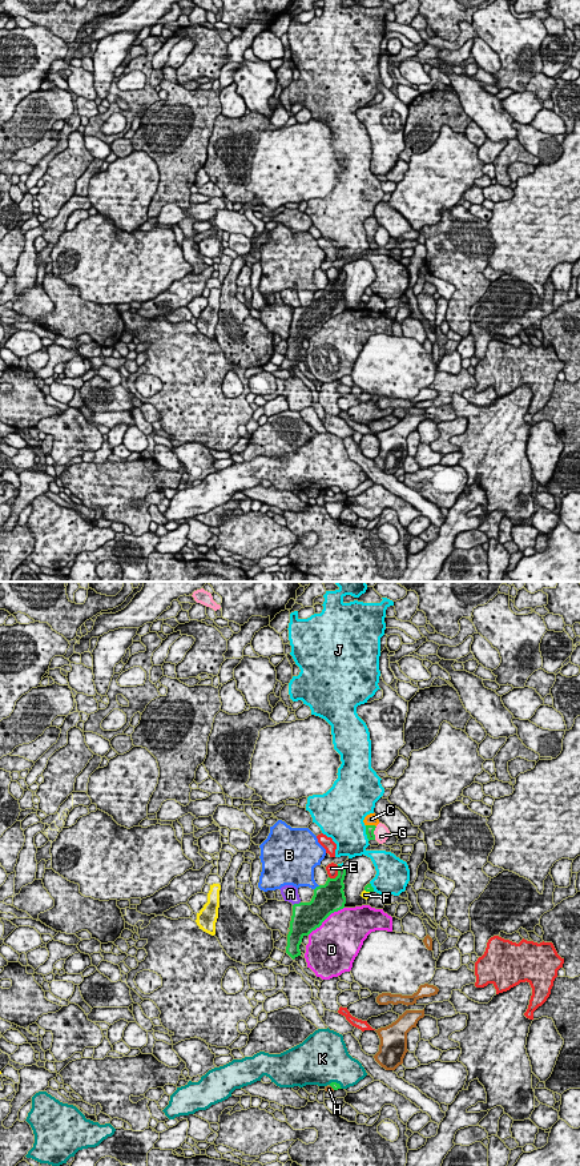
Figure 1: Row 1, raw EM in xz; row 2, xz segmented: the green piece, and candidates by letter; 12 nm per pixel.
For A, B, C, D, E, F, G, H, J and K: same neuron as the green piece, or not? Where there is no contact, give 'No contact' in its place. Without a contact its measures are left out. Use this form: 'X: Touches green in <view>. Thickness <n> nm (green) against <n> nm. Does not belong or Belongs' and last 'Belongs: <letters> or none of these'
A: Touches green in xz. Thickness 360 nm (green) against 190 nm. Does not belong
B: Touches green in xz. Thickness 360 nm (green) against 320 nm. Does not belong
C: Touches green in xz. Thickness 100 nm (green) against 140 nm. Belongs
D: Touches green in xz. Thickness 360 nm (green) against 500 nm. Does not belong
E: Touches green in xz. Thickness 280 nm (green) against 130 nm. Does not belong
F: Touches green in xz. Thickness 90 nm (green) against 90 nm. Does not belong
G: Touches green in xz. Thickness 100 nm (green) against 170 nm. Does not belong
H: Touches green in xz. Thickness 90 nm (green) against 70 nm. Does not belong
J: Touches green in xz. Thickness 100 nm (green) against 440 nm. Does not belong
K: Touches green in xz. Thickness 90 nm (green) against 480 nm. Does not belong
Belongs: C

